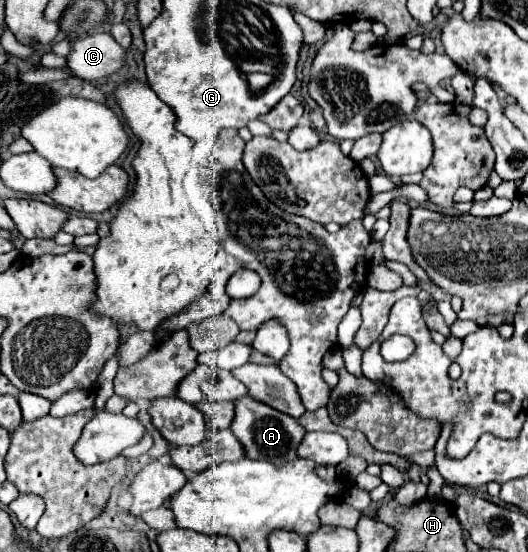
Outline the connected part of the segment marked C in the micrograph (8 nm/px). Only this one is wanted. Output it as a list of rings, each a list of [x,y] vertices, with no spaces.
[[[110,33],[82,35],[72,43],[72,51],[66,57],[66,67],[72,75],[84,81],[96,81],[120,69],[124,55],[126,51],[112,39]]]

